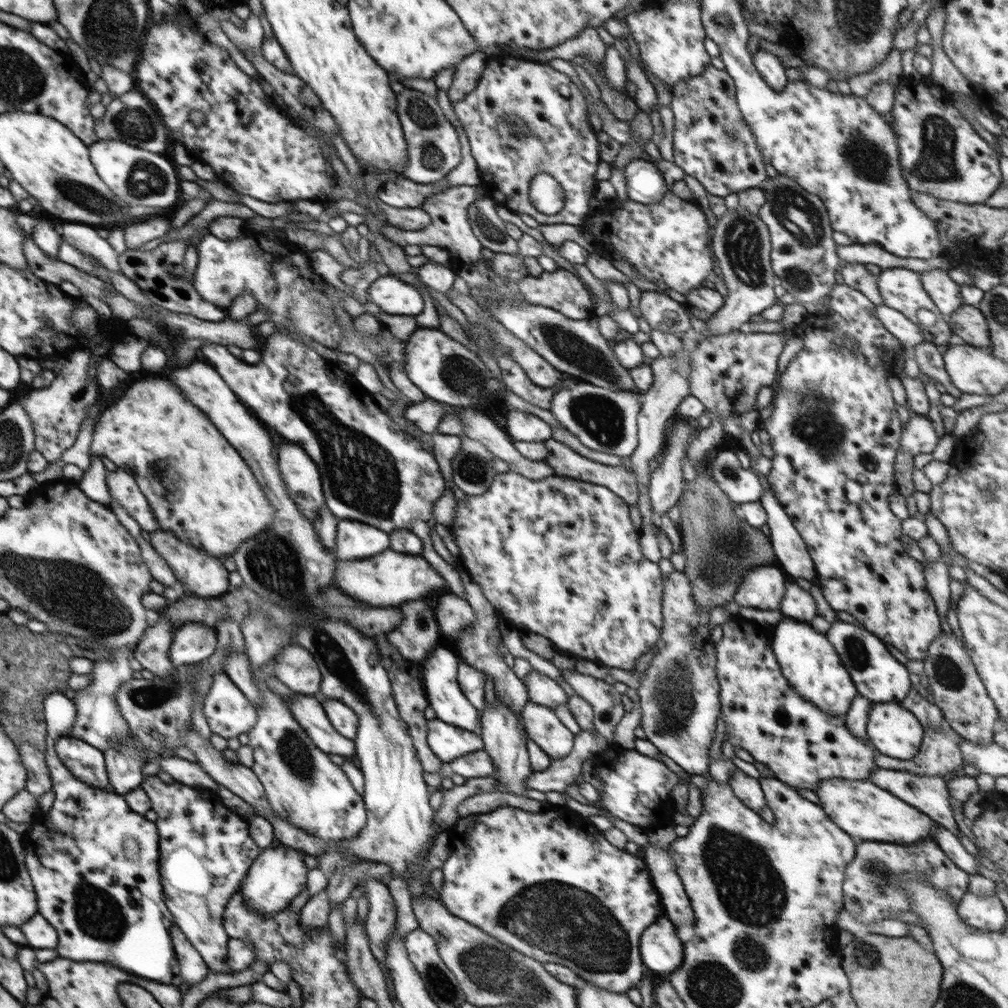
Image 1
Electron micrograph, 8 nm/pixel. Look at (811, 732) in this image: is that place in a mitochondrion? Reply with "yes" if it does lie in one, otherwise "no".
no

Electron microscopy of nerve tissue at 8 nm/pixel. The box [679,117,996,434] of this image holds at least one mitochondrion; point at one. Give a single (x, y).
(800, 215)

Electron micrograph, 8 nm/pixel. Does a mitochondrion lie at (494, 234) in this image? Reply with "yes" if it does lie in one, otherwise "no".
yes

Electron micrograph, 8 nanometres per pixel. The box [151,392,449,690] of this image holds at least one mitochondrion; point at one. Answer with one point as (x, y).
(271, 562)

